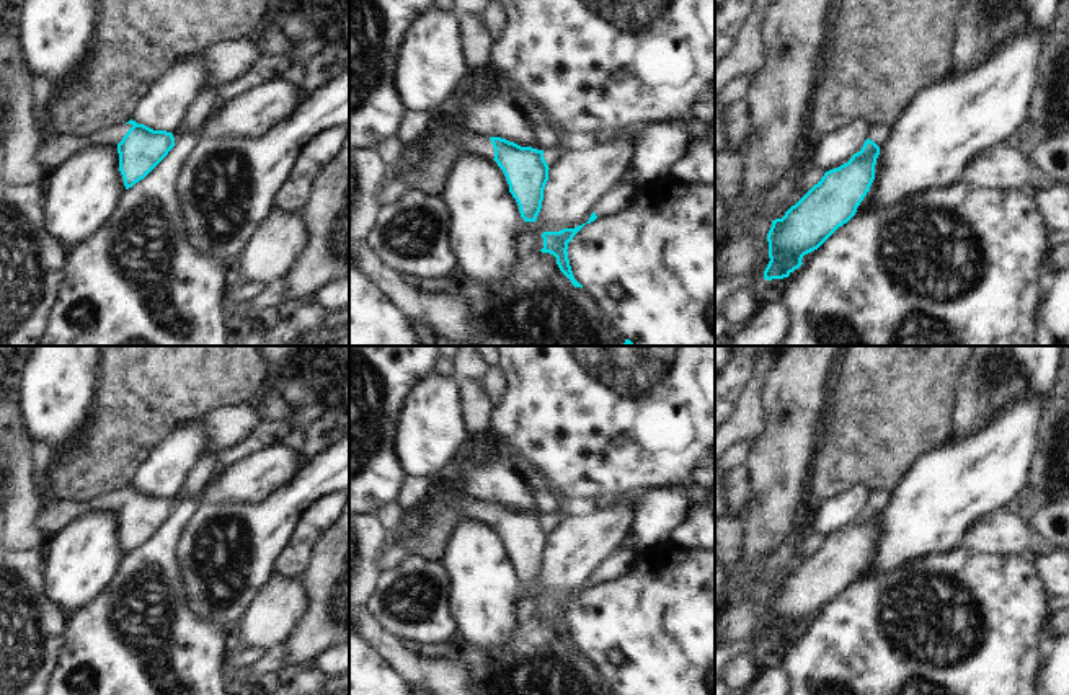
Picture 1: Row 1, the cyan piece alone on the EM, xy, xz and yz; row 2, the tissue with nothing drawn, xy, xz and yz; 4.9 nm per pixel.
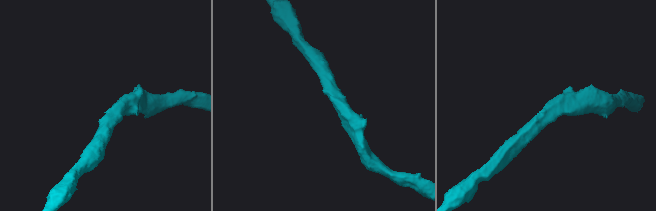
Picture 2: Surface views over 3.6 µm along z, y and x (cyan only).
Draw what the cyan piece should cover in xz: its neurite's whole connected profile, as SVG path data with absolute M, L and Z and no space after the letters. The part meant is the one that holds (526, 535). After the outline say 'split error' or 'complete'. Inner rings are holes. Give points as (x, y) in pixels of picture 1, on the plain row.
M473 496L460 498L459 507L468 517L485 520L498 529L509 550L509 558L519 571L521 582L524 587L535 587L550 535L543 516L521 512L506 504L488 502Z; split error

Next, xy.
M135 486L111 491L93 501L70 501L51 493L41 496L36 524L52 537L72 520L90 511L116 511L119 537L126 555L144 545L175 512L175 502L166 496L153 496Z; split error

